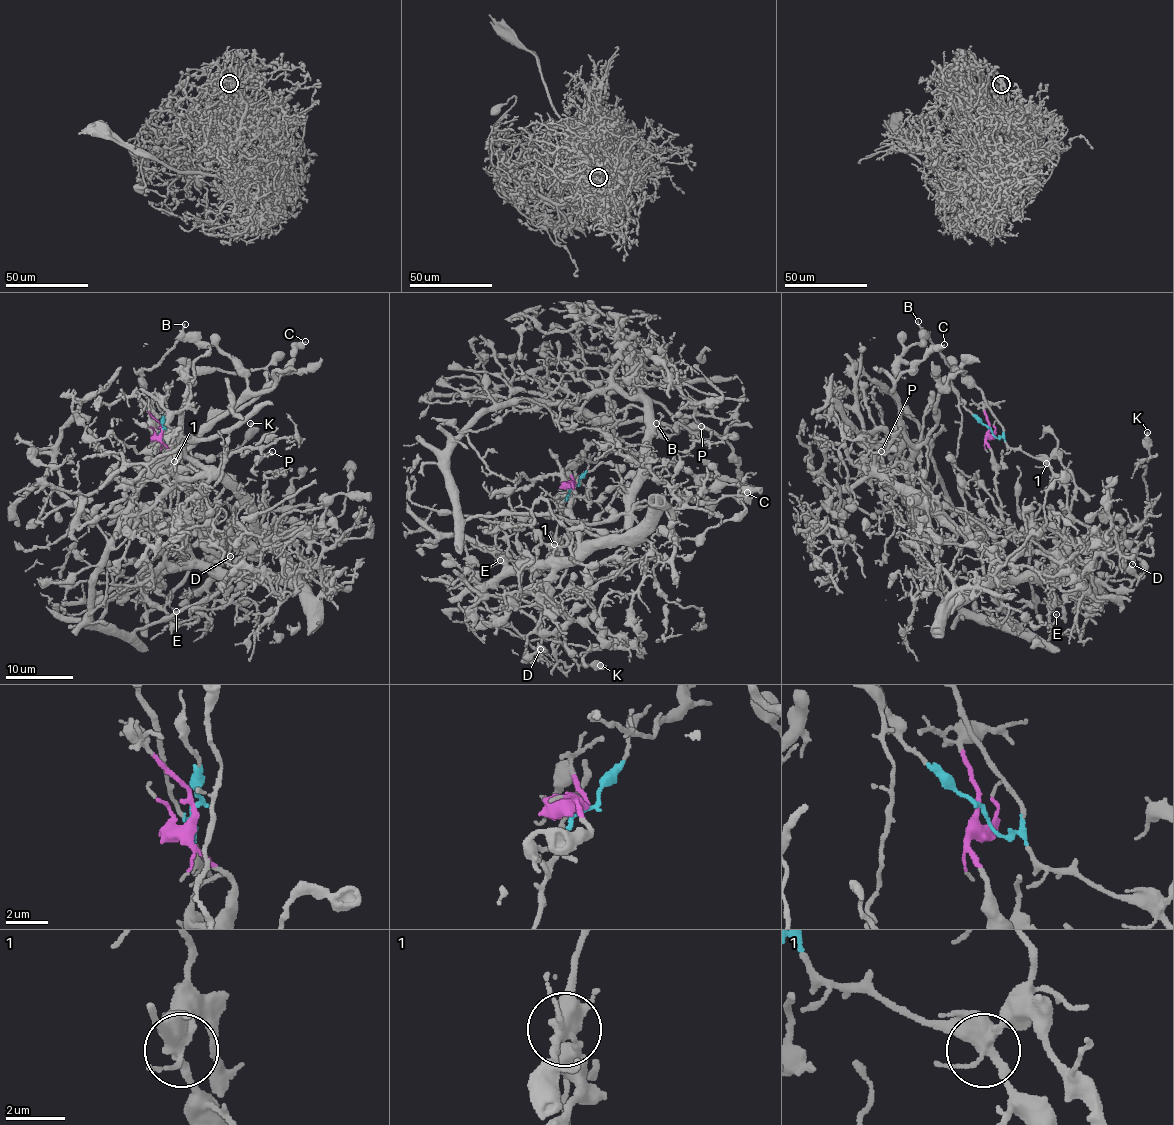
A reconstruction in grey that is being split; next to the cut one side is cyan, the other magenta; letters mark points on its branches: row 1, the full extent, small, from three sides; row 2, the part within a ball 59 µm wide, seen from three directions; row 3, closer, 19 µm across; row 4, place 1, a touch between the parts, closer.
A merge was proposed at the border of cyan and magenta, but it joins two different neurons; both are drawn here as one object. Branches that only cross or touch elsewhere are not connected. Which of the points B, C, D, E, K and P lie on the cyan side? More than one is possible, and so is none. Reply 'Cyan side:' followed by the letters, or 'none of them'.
Cyan side: B, D, K

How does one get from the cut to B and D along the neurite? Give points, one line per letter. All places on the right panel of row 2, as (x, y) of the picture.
B: (988, 428), (998, 438), (1002, 435), (1002, 424), (986, 399), (968, 378), (947, 365), (918, 320)
D: (988, 428), (1013, 448), (1041, 457), (1065, 488), (1066, 508), (1071, 515), (1107, 536), (1136, 542), (1133, 564)

